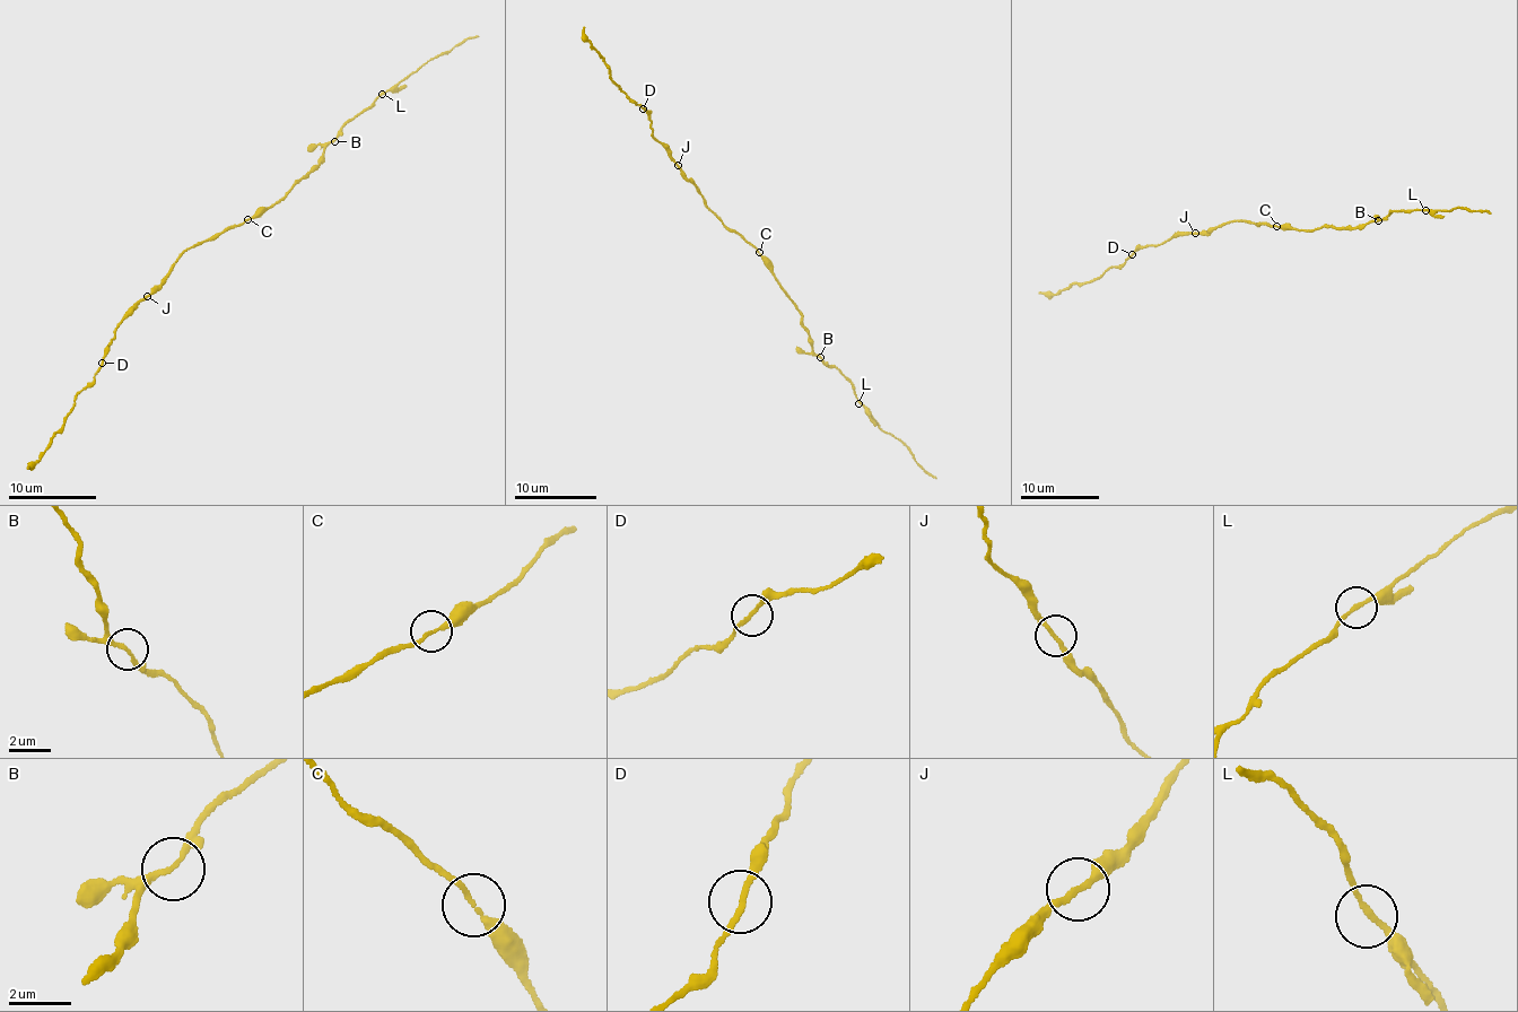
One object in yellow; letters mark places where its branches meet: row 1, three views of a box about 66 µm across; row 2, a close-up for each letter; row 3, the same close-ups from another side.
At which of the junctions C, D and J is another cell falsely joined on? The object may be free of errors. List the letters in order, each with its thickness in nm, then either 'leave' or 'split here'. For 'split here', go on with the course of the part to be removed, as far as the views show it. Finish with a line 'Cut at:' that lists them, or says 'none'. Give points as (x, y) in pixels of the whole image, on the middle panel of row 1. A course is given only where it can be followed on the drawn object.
C: 180 nm thick; leave
D: 170 nm thick; leave
J: 190 nm thick; leave
Cut at: none

